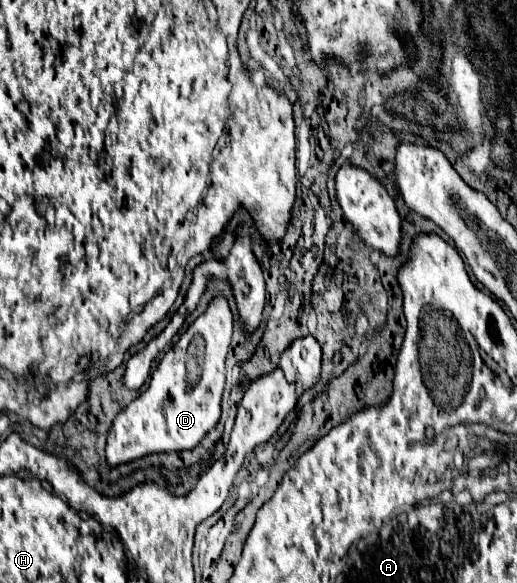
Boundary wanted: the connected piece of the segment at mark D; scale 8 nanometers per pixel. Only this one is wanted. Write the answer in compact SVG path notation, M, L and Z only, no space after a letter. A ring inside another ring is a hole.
M220 294L208 304L206 312L188 326L188 330L180 336L180 340L174 344L174 348L164 354L160 366L152 374L152 382L150 382L148 390L144 392L146 396L140 396L140 404L138 404L140 408L138 408L136 418L132 418L132 422L130 422L130 418L126 418L124 422L122 422L122 418L116 420L118 424L112 428L112 432L108 436L108 446L106 446L106 462L110 466L132 462L136 458L142 458L142 456L154 454L154 452L192 450L218 424L220 402L222 402L222 392L224 392L224 384L226 384L226 356L228 356L230 344L232 344L232 330L234 330L234 314L230 310L228 298ZM194 334L202 334L206 338L206 352L204 352L202 376L200 376L198 384L190 386L188 370L186 370L186 356L188 356L186 350L188 350L188 344ZM158 370L172 370L172 372L176 372L176 376L164 380L162 382L164 386L160 388Z

